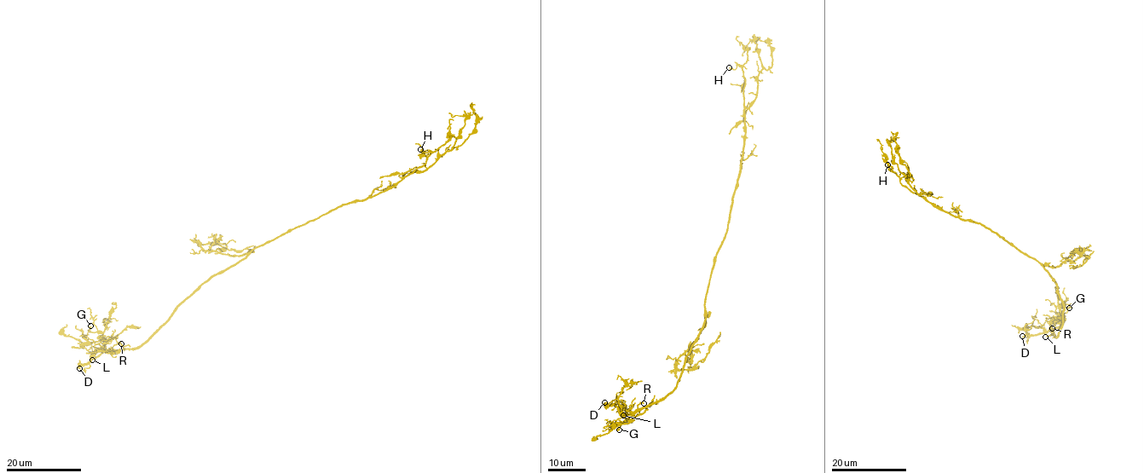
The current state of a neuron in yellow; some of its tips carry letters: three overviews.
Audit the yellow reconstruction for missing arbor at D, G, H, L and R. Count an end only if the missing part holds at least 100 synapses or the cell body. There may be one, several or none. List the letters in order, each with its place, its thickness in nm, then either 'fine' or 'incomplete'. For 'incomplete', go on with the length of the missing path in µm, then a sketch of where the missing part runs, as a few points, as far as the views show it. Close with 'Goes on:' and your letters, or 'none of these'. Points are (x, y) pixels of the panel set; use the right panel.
D: place (1022, 336); calibre 200 nm; fine
G: place (1069, 308); calibre 240 nm; fine
H: place (887, 164); calibre 150 nm; fine
L: place (1045, 337); calibre 240 nm; incomplete; missing 45 µm; course (1045, 337), (1037, 343), (1022, 372), (1033, 352), (1042, 340), (1056, 336), (1069, 338), (1066, 336)
R: place (1052, 328); calibre 240 nm; fine
Goes on: L

